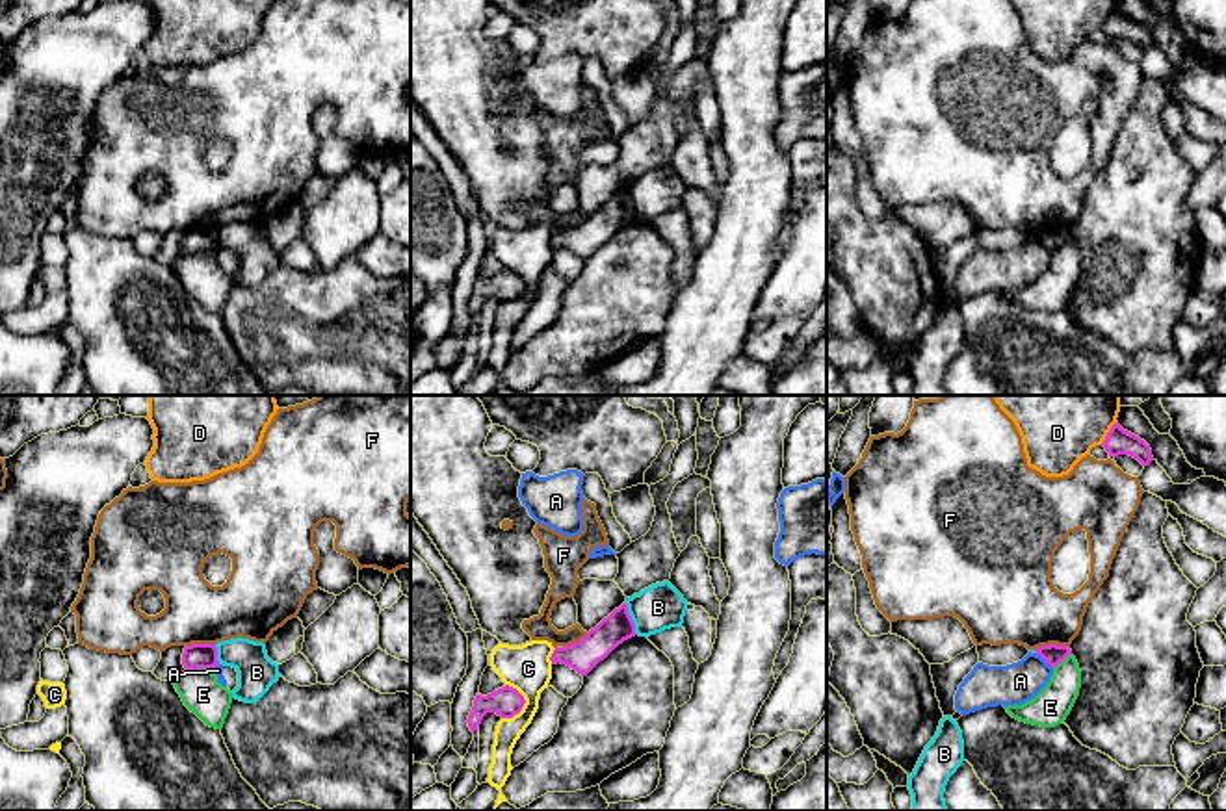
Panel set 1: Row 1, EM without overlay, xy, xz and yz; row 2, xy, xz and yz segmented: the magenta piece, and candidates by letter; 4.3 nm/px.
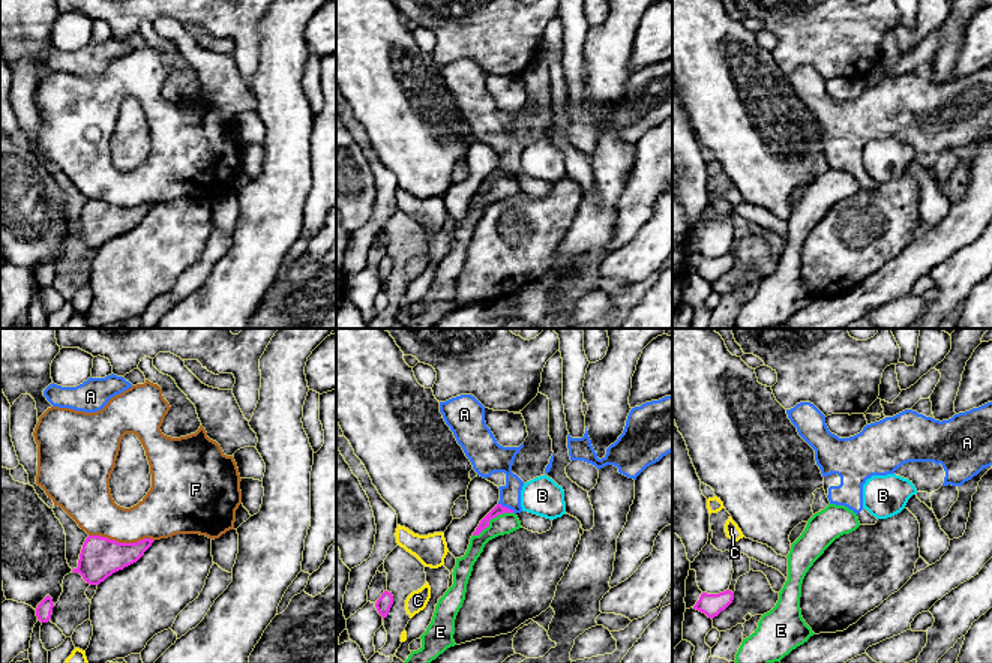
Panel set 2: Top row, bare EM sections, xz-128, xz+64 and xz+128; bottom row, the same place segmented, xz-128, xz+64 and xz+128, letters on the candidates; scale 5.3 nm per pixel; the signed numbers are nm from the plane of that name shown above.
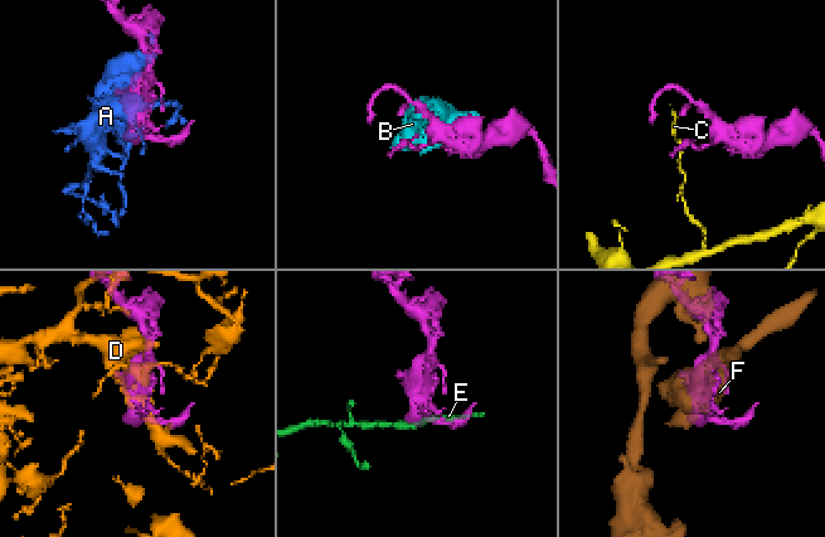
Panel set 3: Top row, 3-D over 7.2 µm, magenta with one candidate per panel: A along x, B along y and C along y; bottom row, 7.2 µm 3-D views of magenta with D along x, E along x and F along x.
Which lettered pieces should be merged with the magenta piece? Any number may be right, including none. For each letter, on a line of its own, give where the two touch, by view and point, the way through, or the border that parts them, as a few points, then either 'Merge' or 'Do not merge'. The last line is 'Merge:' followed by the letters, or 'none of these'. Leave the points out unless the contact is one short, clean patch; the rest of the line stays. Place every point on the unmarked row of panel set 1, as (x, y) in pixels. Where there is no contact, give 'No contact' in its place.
A: Touches magenta at yz (1044, 244). Do not merge
B: Touches magenta at xz (630, 203). Boundary: xz (625, 188), (638, 218). Do not merge
C: Touches magenta at xz (524, 284). Boundary: xz (506, 268), (524, 284), (524, 290), (511, 303). Do not merge
D: Touches magenta at yz (1108, 17). Do not merge
E: Touches magenta at xy (199, 251). Boundary: xy (212, 251), (186, 255). Do not merge
F: Touches magenta at yz (1052, 229). Do not merge
Merge: none of these

